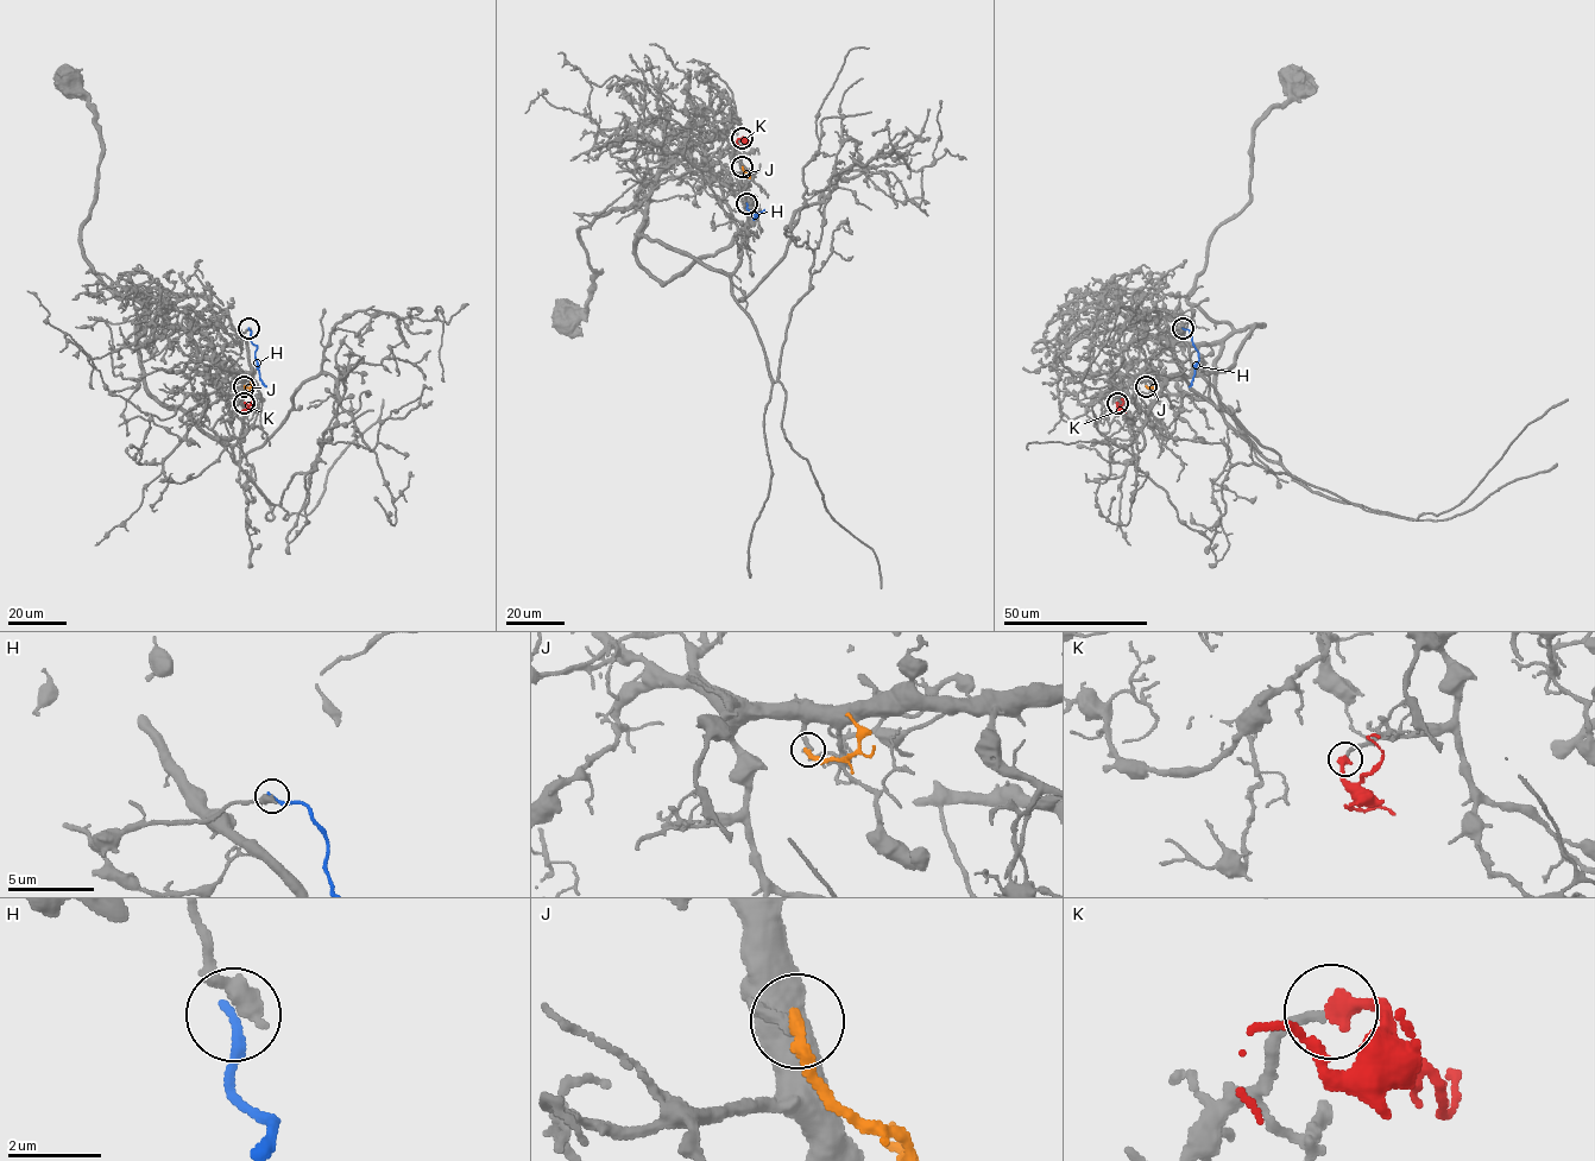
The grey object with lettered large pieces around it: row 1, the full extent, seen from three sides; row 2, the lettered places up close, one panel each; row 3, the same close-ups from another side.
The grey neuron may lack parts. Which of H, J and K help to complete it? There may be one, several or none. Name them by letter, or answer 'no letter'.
K

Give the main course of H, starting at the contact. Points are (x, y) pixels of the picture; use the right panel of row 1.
H: (1183, 328), (1190, 332), (1198, 353), (1189, 386)

